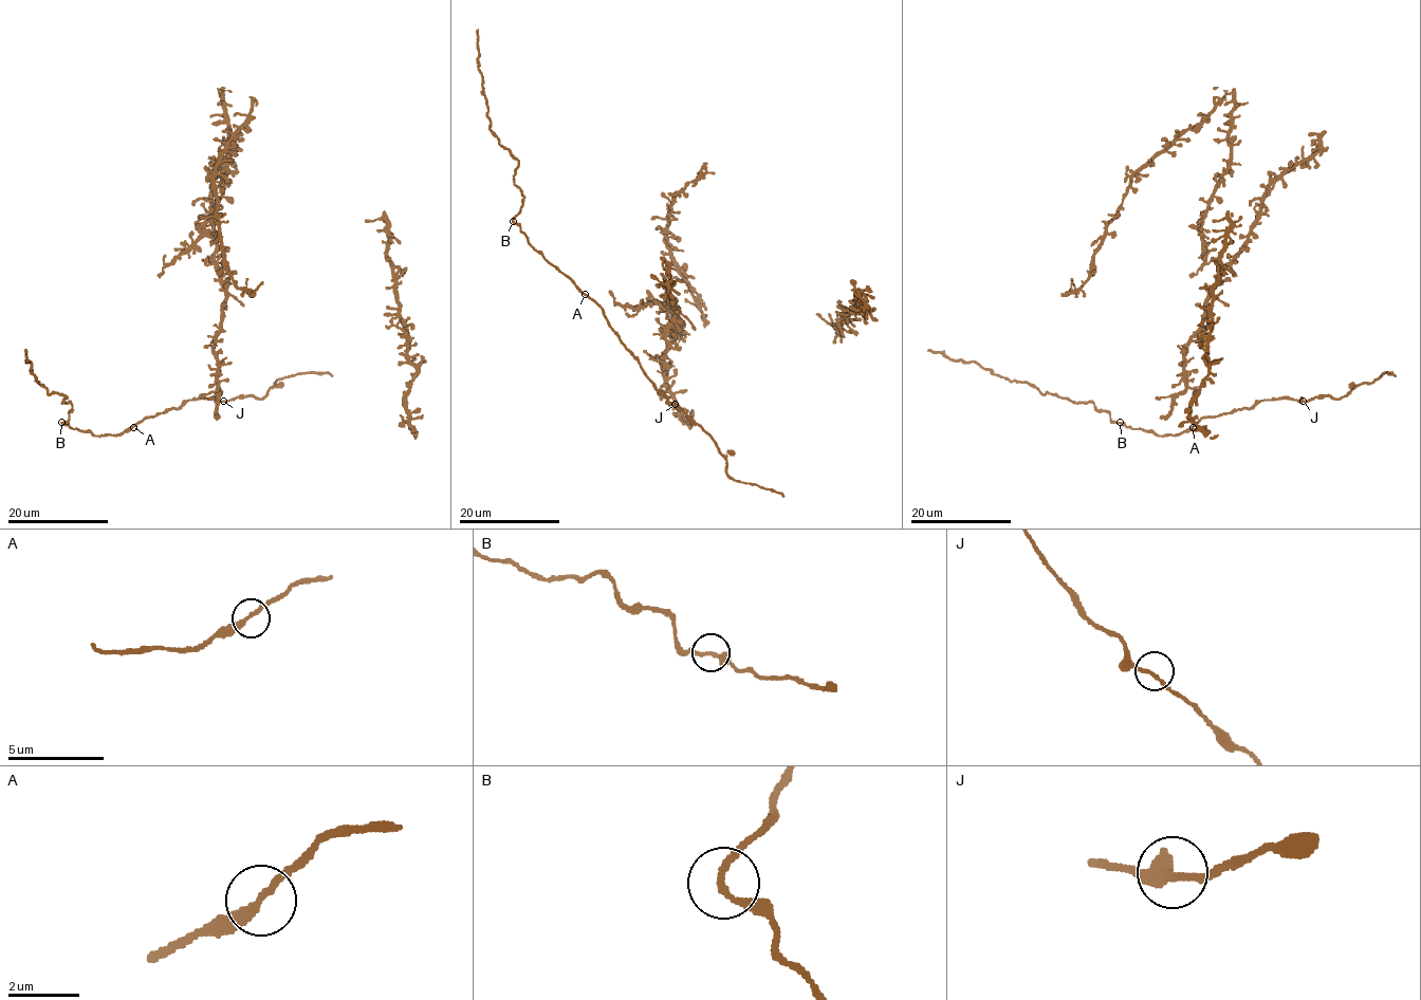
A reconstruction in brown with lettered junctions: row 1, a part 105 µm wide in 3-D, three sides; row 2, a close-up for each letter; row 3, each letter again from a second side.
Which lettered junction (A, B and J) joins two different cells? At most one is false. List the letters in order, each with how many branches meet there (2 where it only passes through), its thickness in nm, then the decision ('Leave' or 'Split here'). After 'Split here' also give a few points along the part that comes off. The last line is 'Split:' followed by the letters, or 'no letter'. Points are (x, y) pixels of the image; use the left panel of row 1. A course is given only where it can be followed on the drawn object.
A: Branches: 2. Thickness 200 nm. Leave
B: Branches: 2. Thickness 200 nm. Leave
J: Branches: 2. Thickness 190 nm. Leave
Split: no letter

